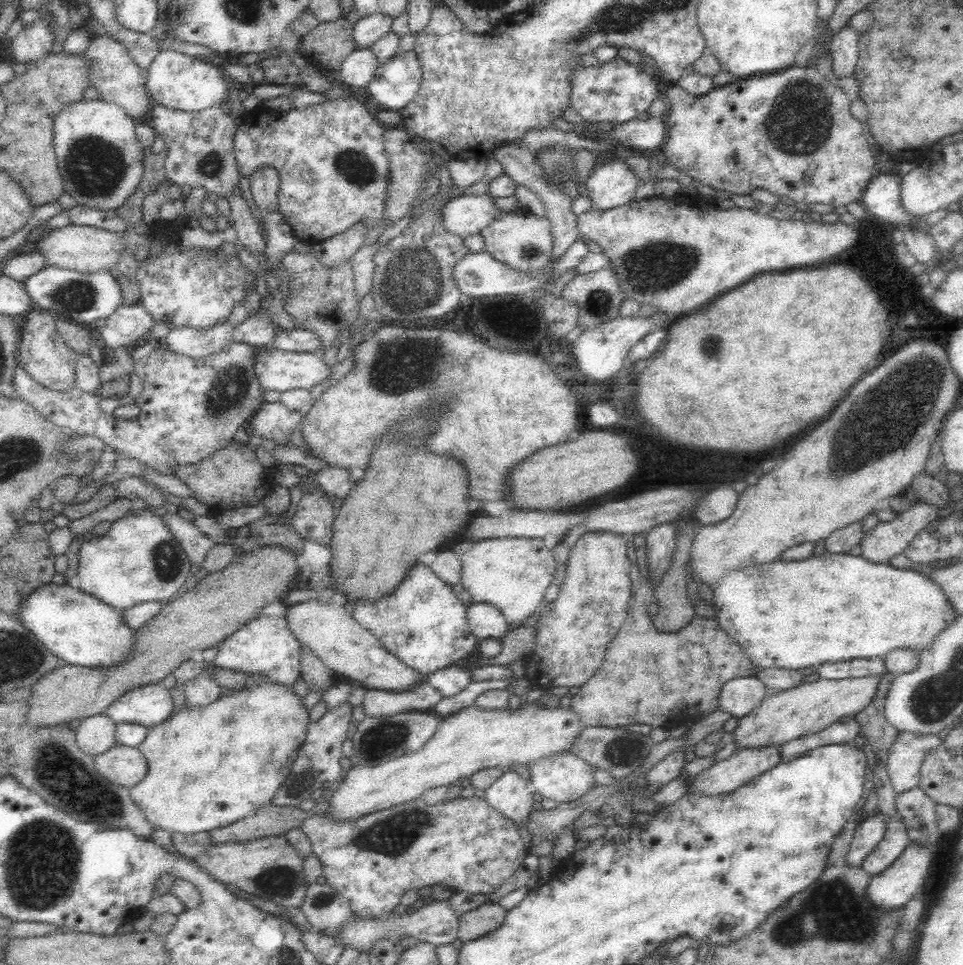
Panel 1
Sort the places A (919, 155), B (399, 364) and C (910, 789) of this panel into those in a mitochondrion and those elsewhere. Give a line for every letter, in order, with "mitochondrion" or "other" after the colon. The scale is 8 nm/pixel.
A: other
B: mitochondrion
C: other

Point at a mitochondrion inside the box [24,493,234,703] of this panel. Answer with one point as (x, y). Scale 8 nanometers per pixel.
(167, 560)

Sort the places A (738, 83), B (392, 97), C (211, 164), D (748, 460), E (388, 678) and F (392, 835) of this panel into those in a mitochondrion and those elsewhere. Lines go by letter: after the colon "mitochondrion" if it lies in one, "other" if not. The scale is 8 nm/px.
A: other
B: other
C: mitochondrion
D: other
E: other
F: mitochondrion

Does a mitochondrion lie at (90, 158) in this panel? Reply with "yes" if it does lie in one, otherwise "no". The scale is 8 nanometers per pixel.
yes

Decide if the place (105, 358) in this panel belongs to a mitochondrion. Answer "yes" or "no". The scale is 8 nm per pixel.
no

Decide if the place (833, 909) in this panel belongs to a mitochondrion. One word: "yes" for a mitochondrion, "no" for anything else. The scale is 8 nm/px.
yes

